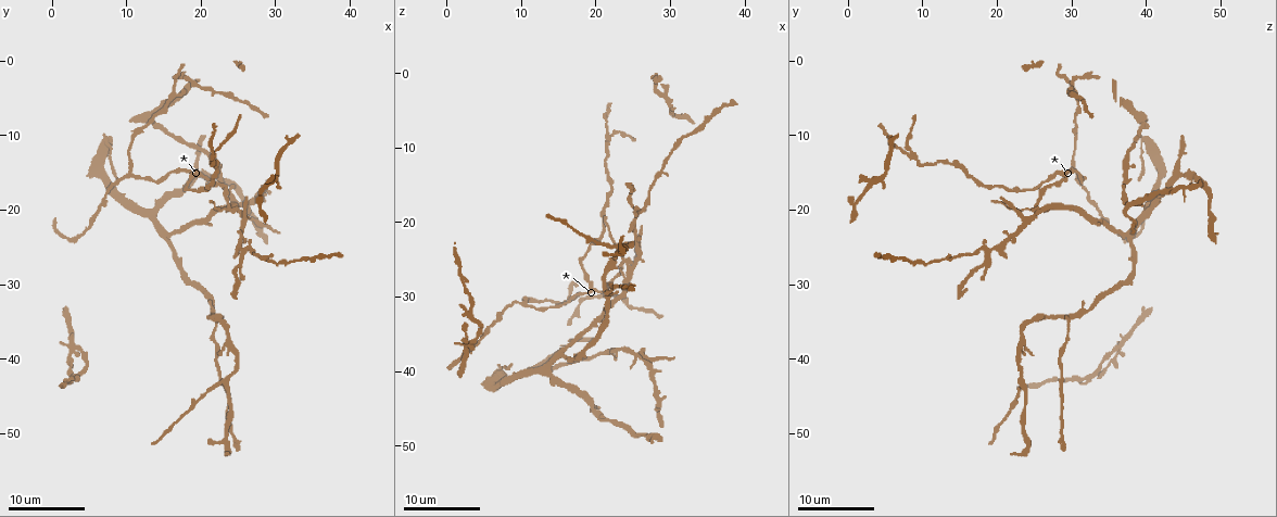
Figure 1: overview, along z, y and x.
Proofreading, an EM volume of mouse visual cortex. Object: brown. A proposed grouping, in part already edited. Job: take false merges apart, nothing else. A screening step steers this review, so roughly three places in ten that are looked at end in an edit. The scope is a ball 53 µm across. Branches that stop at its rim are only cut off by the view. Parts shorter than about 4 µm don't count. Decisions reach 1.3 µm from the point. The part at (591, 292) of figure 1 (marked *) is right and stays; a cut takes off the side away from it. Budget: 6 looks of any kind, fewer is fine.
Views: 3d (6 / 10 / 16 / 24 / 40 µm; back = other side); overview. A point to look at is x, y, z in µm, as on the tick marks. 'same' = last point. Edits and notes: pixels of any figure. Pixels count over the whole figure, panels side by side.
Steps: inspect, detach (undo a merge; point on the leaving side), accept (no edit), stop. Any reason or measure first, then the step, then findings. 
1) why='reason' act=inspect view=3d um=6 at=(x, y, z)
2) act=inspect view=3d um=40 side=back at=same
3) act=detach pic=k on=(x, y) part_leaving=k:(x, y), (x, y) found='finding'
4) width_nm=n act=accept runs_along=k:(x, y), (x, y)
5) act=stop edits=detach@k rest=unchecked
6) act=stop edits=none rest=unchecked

why='four arms meet' act=inspect view=3d um=6 at=(25.5, 25.5, 19.0)

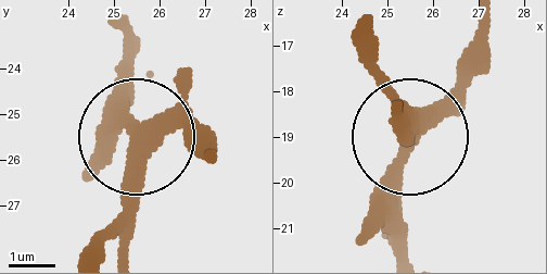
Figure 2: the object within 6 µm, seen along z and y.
width_nm=380 act=accept runs_along=2:(135, 59), (124, 87), (135, 152), (127, 243) found='continuous, no second neuron'

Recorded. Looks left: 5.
why='four-way junction' act=inspect view=3d um=16 at=(22.0, 12.5, 8.0)

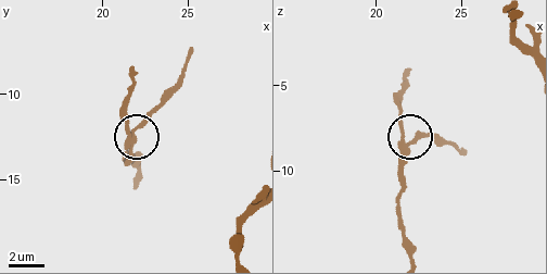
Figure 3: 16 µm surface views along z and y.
arms=4 act=accept runs_along=3:(408, 253), (399, 214), (404, 126), (399, 102) found='one neuron here'

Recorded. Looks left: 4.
why='branch point' act=inspect view=3d um=16 at=(11.0, 15.0, 30.5)

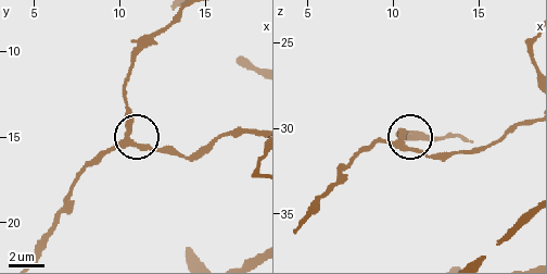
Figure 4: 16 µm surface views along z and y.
arms=3 act=accept runs_along=4:(525, 123), (465, 153), (430, 153), (402, 137), (374, 144) found='one neuron here'

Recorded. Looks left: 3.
act=stop edits=none rest=unchecked

